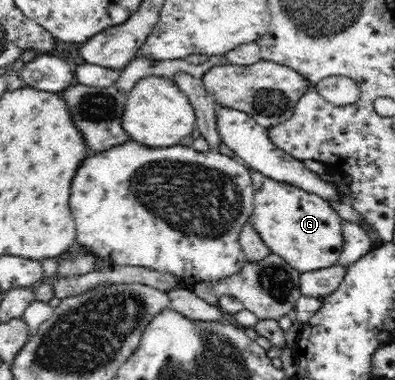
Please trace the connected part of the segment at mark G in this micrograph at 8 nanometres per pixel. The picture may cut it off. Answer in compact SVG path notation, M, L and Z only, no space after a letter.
M250 169L250 176L255 192L254 207L249 221L260 235L263 243L269 247L270 252L279 255L300 273L337 265L341 247L344 243L341 229L341 221L343 219L329 205L329 201L319 195L313 195L298 186L291 186L286 182L277 182L254 169Z

